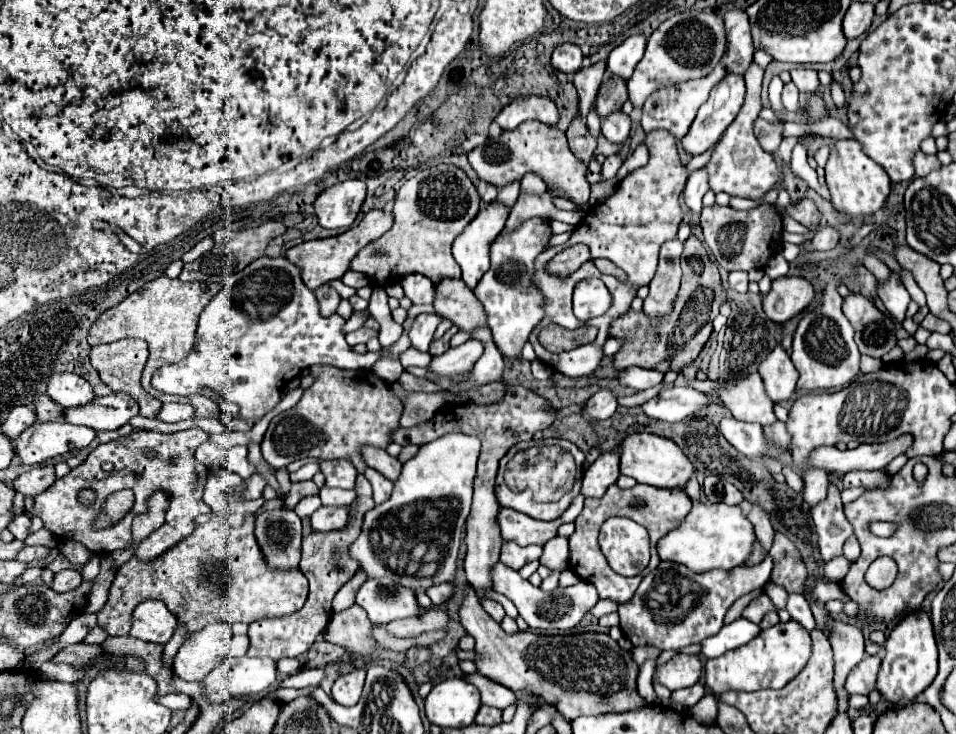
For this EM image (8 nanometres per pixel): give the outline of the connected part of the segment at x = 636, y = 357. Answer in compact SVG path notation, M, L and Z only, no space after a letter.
M685 242L681 254L681 268L683 280L677 306L673 308L673 314L665 318L665 322L661 322L661 330L649 330L649 318L643 318L643 312L627 312L617 322L613 322L609 334L627 340L627 344L615 354L615 366L619 370L629 366L655 368L661 372L679 370L691 364L699 356L705 342L709 340L709 334L713 330L711 322L719 314L719 306L725 300L719 270L709 260L701 242Z

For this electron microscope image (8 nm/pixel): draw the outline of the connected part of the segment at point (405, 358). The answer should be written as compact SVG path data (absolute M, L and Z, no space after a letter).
M412 347L400 355L400 362L404 368L411 366L427 366L431 362L432 356L429 353L417 352Z

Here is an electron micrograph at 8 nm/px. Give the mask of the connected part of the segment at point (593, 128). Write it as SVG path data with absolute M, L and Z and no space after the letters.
M595 108L589 112L589 116L587 116L585 124L587 124L589 132L591 132L595 138L599 138L599 136L601 136L601 118L597 118L597 112L595 112Z

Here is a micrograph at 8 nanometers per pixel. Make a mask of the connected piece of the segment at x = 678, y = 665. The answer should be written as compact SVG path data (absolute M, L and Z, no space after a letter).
M675 654L669 662L661 664L653 676L653 682L673 690L693 686L699 676L701 676L701 662L697 656L685 656L685 654Z

